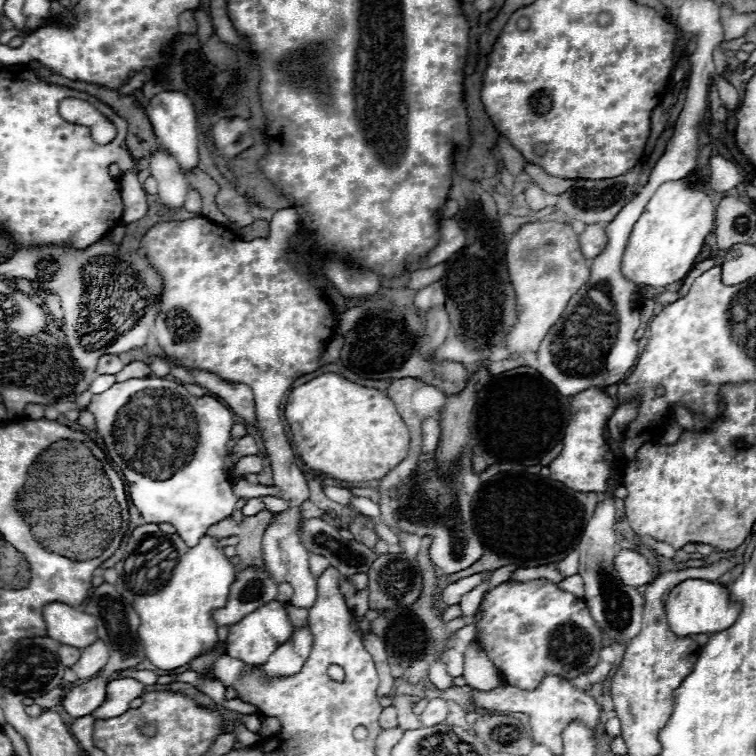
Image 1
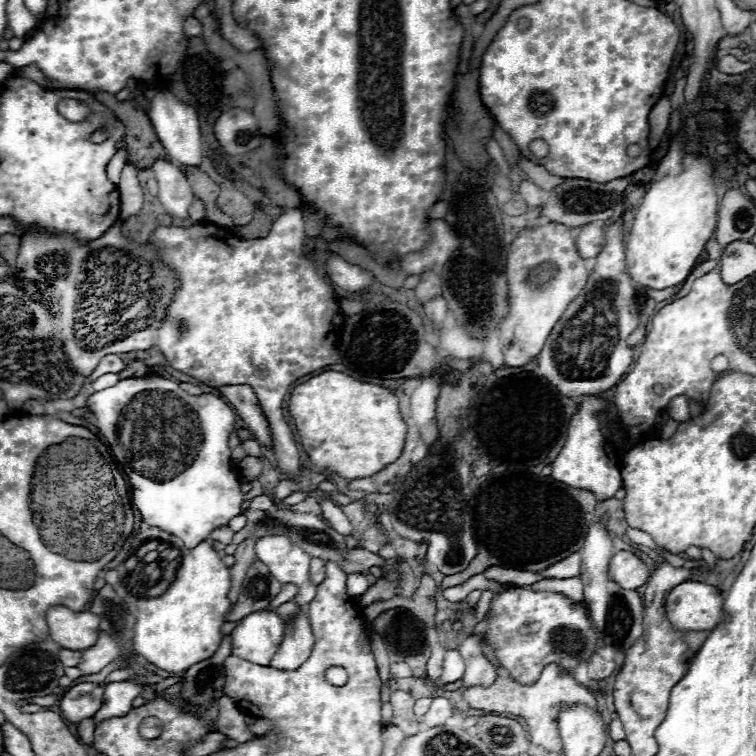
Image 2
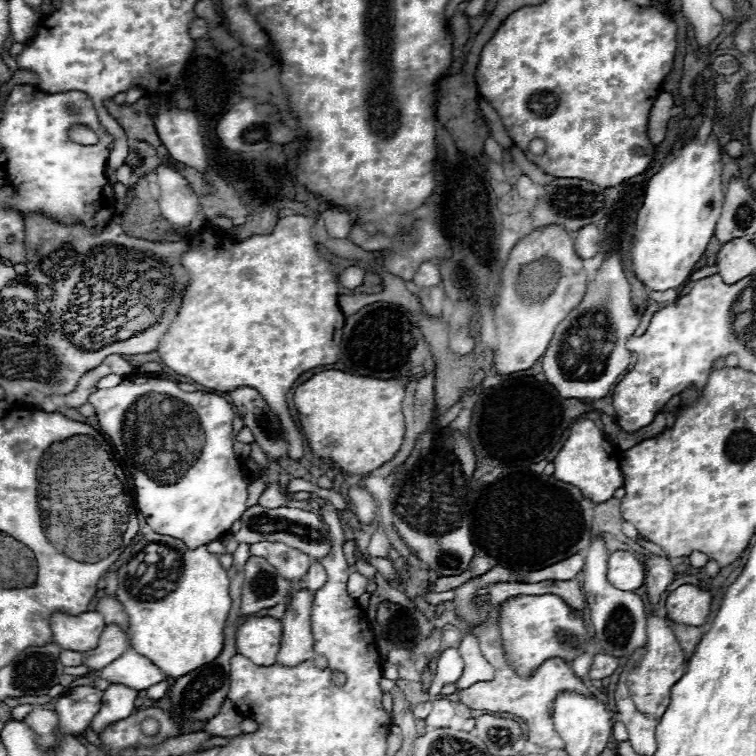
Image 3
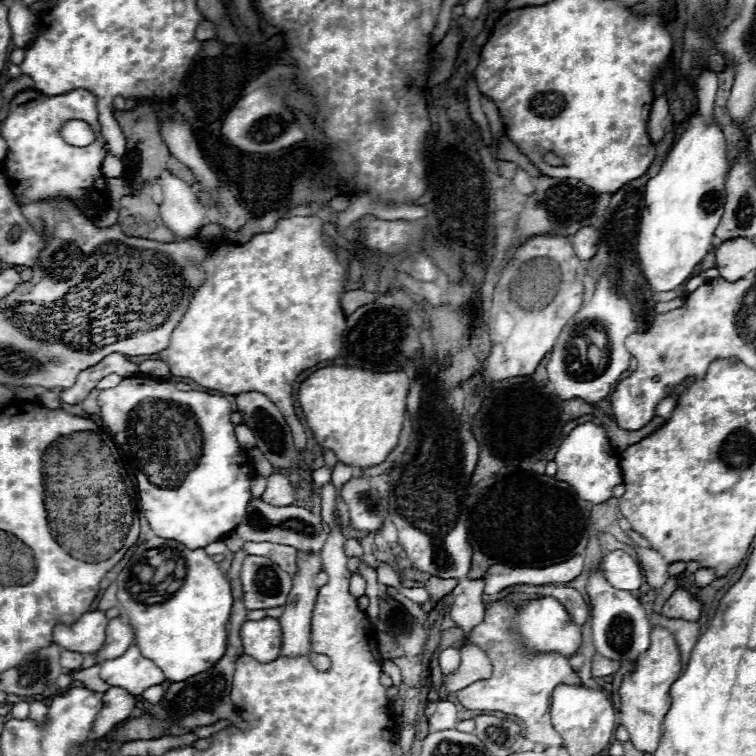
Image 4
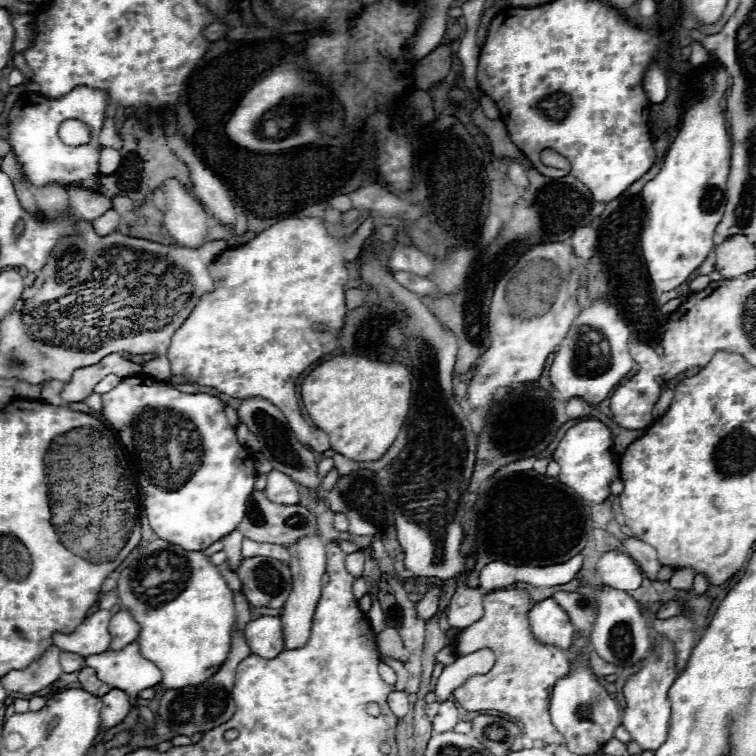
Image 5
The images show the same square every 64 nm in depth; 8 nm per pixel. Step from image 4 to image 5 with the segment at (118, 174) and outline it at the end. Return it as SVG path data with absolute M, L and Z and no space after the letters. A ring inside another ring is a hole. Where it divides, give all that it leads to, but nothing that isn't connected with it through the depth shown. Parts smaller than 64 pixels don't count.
M102 148L100 150L100 174L104 176L112 176L118 166L120 166L120 152L112 150L112 148Z

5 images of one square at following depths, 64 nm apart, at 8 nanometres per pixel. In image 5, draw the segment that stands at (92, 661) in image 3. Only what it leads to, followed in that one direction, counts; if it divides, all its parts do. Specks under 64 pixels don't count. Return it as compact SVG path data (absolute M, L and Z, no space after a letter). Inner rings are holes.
M120 610L118 614L112 616L108 632L112 636L108 652L118 652L118 650L126 648L130 642L136 640L136 636L140 632L140 626L136 624L136 620L130 616L128 610Z

